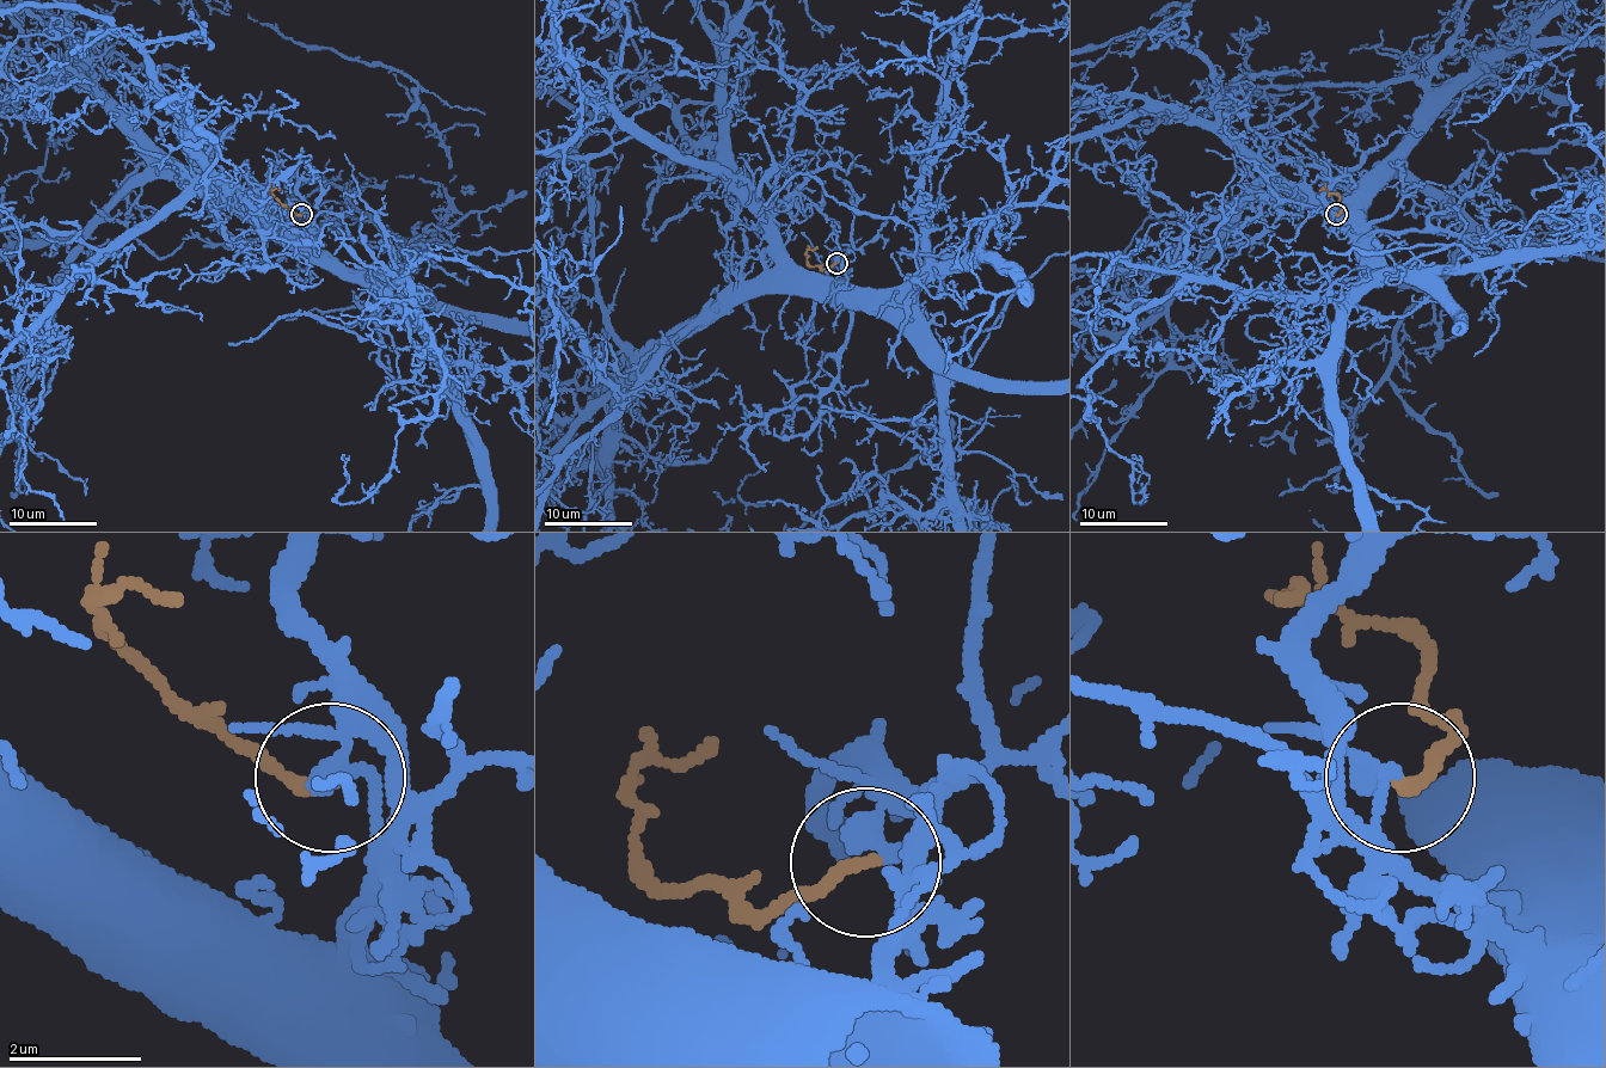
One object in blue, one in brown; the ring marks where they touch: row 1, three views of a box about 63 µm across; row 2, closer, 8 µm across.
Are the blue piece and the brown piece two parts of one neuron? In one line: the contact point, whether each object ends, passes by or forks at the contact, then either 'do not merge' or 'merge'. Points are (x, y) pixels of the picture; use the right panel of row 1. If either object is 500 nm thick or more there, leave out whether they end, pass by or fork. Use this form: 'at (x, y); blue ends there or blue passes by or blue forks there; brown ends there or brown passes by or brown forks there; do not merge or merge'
at (1336, 214); blue passes by; brown ends there; merge

